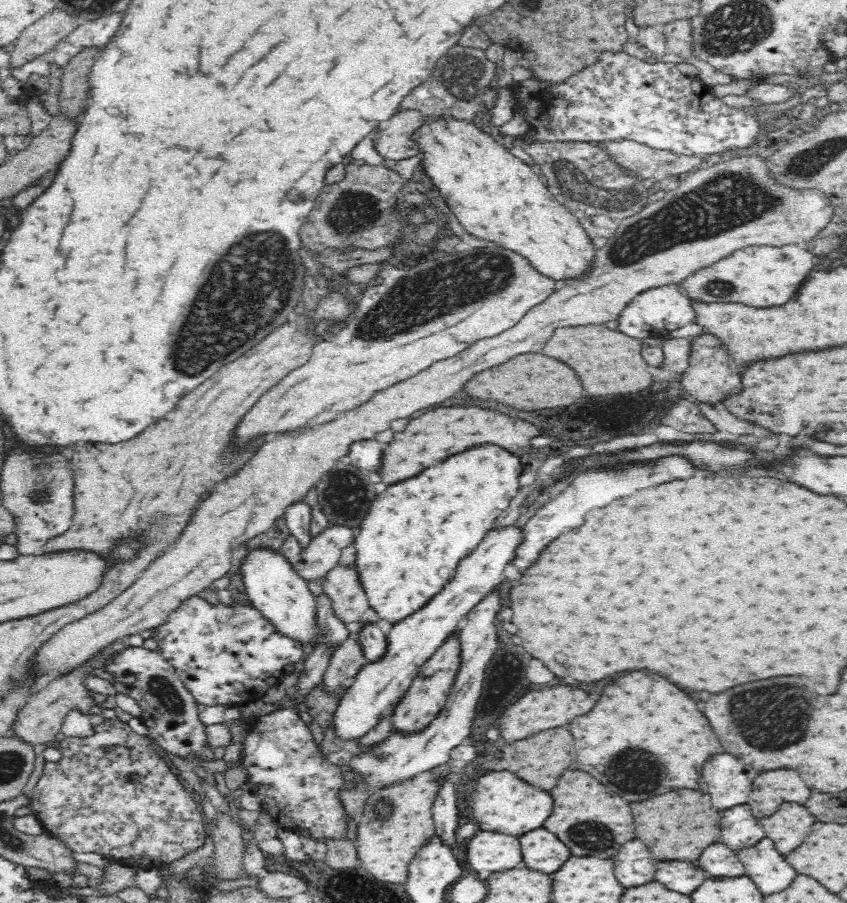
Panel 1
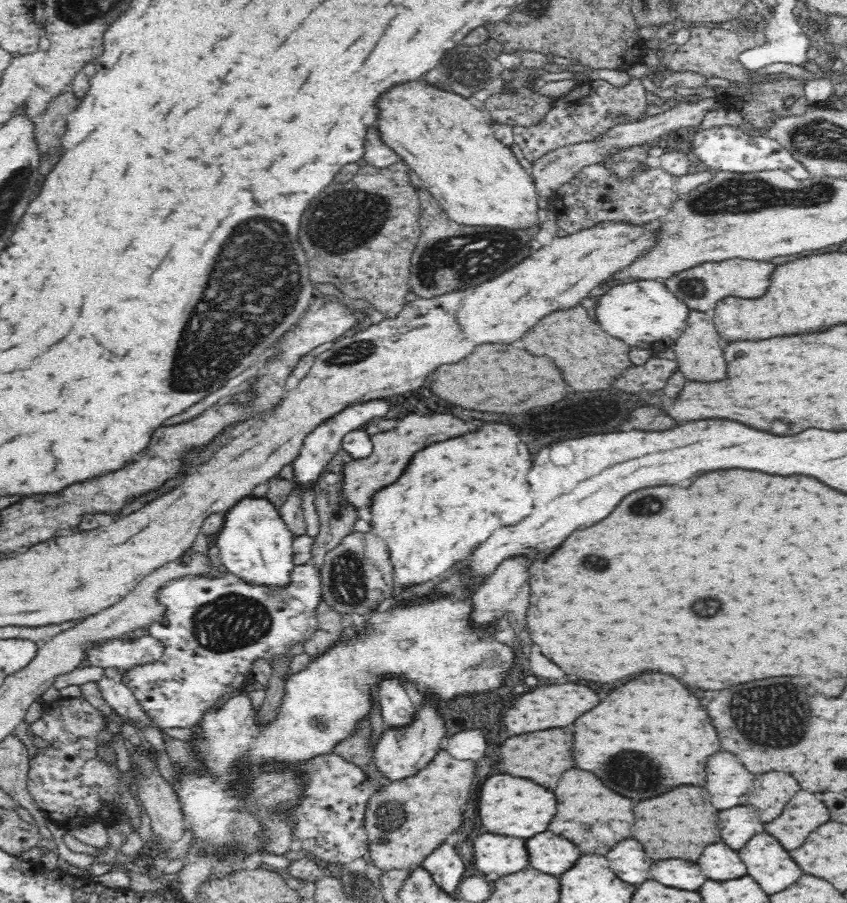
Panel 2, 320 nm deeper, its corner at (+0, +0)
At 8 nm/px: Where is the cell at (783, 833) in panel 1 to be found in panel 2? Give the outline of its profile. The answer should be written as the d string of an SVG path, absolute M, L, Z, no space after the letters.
M798 792L784 812L766 824L766 832L772 834L786 850L794 850L804 842L812 828L824 824L826 820L828 810L824 804L810 792Z

